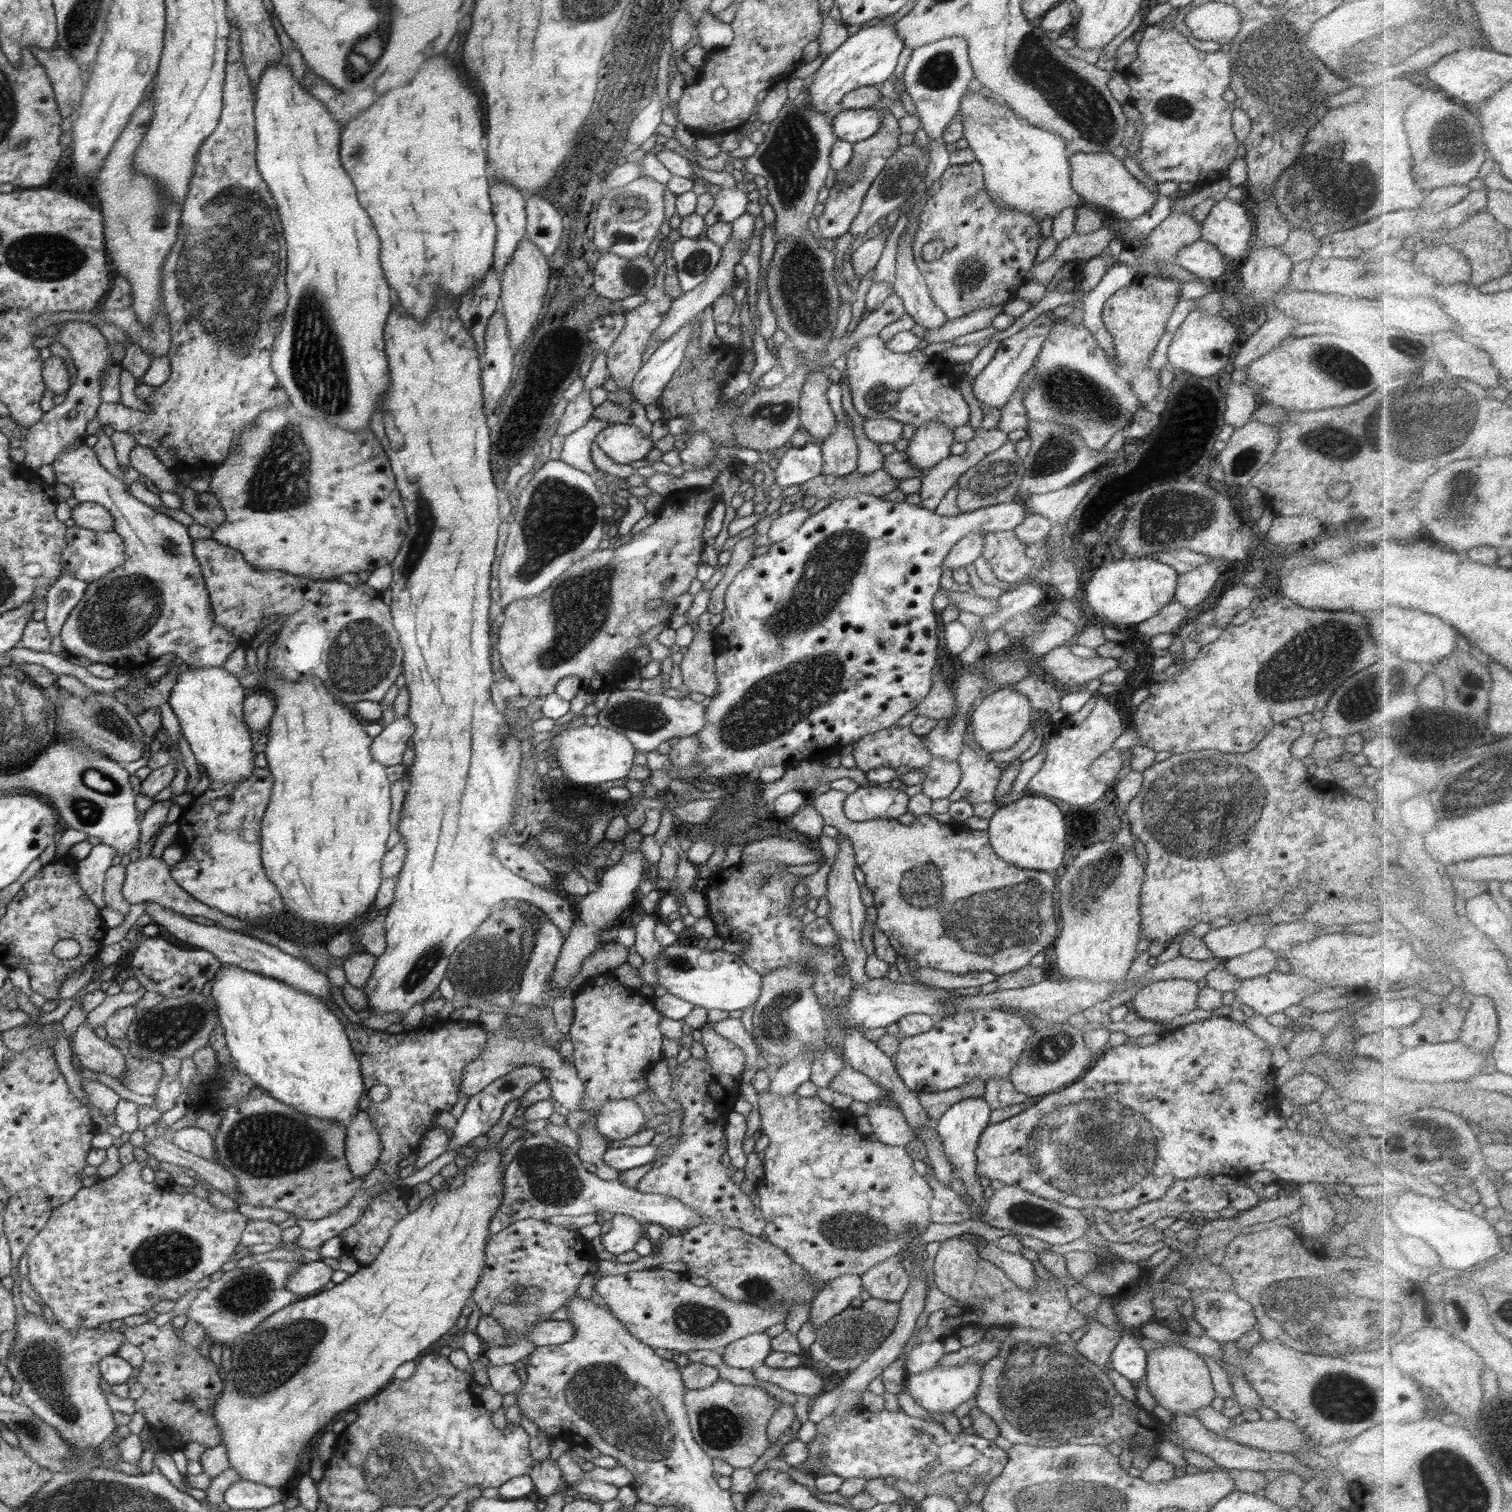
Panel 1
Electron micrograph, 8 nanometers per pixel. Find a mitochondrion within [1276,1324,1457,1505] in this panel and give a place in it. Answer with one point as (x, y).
(1338, 1398)

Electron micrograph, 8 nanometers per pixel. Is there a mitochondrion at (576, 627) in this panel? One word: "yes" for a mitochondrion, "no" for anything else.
yes

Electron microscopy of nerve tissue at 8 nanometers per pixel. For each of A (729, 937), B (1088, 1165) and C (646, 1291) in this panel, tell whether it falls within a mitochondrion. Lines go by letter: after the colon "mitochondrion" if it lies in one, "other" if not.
A: other
B: mitochondrion
C: other

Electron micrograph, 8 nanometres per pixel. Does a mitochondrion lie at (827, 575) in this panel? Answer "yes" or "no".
yes

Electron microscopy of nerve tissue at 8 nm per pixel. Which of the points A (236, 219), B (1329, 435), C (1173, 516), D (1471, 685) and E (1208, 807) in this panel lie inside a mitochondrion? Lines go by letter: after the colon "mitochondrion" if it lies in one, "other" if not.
A: mitochondrion
B: mitochondrion
C: mitochondrion
D: mitochondrion
E: mitochondrion

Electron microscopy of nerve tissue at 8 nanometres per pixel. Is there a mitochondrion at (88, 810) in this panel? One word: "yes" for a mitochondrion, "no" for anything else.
yes

